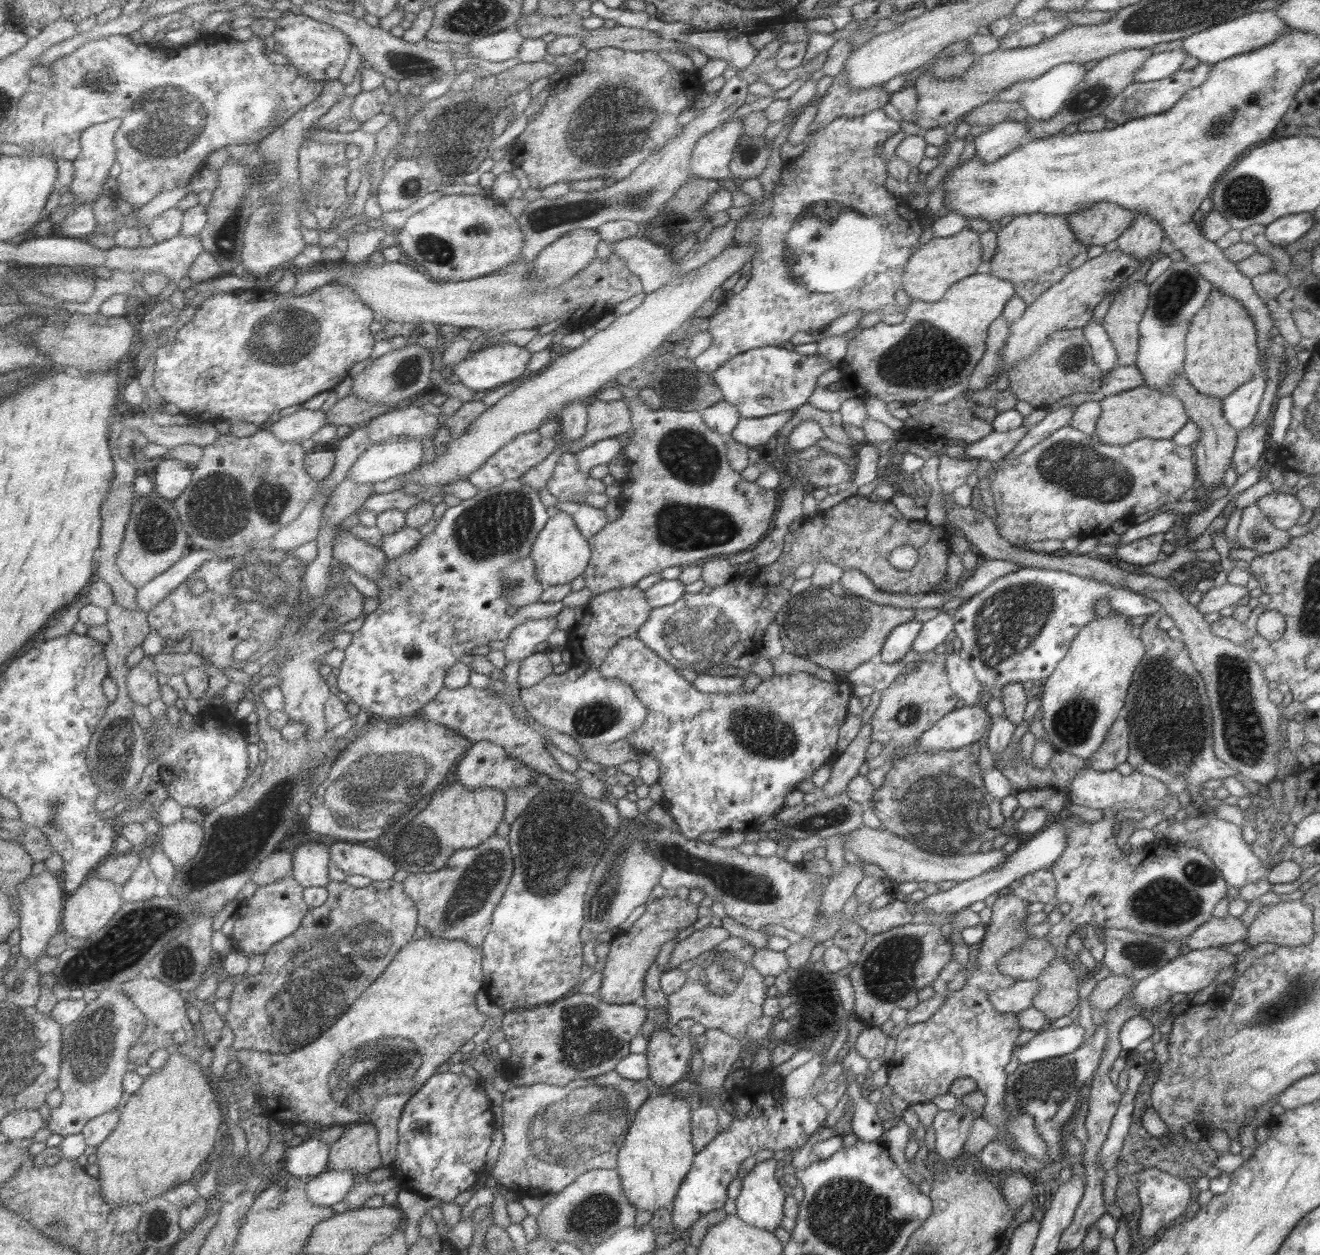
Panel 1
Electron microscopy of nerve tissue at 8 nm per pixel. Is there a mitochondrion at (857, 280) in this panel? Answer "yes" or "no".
no

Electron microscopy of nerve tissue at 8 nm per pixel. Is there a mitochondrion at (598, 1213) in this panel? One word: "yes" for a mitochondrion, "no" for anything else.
yes

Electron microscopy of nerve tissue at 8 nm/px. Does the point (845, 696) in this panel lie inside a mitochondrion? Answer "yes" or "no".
no

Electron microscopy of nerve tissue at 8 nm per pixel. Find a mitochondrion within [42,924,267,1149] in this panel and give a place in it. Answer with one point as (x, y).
(91, 1045)

